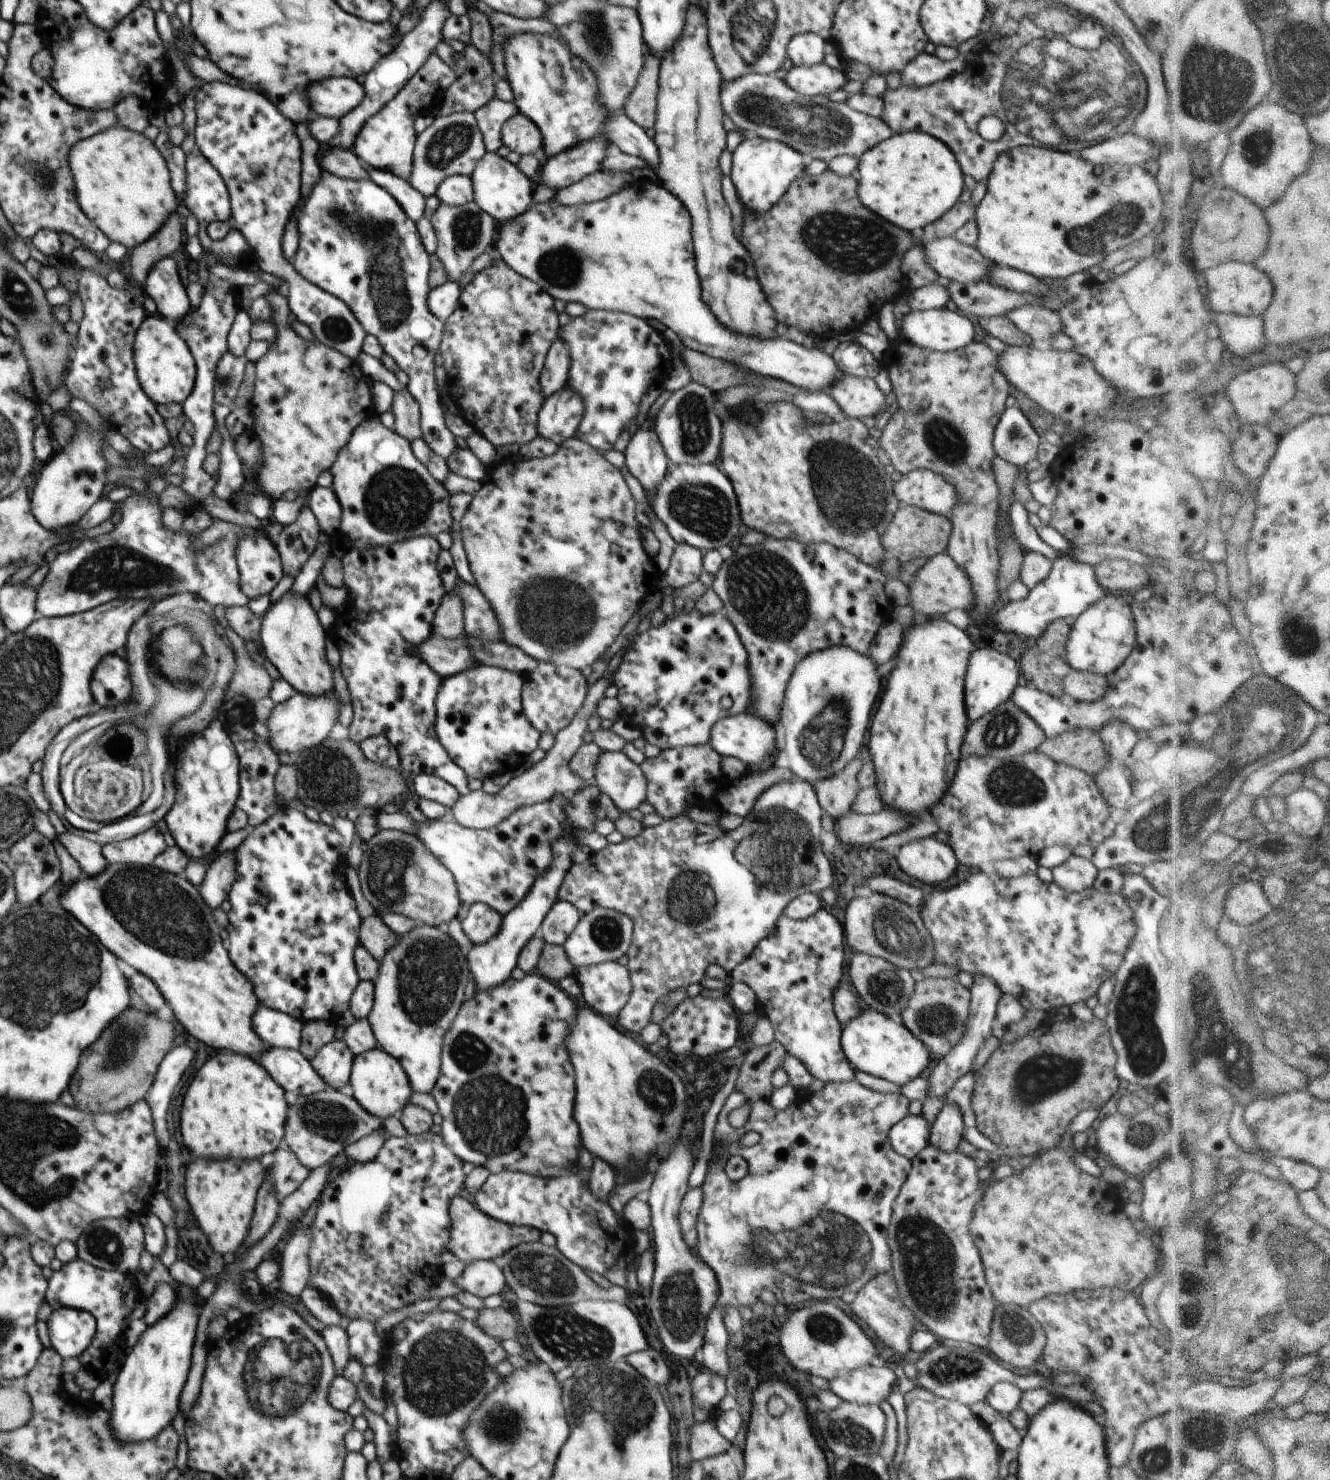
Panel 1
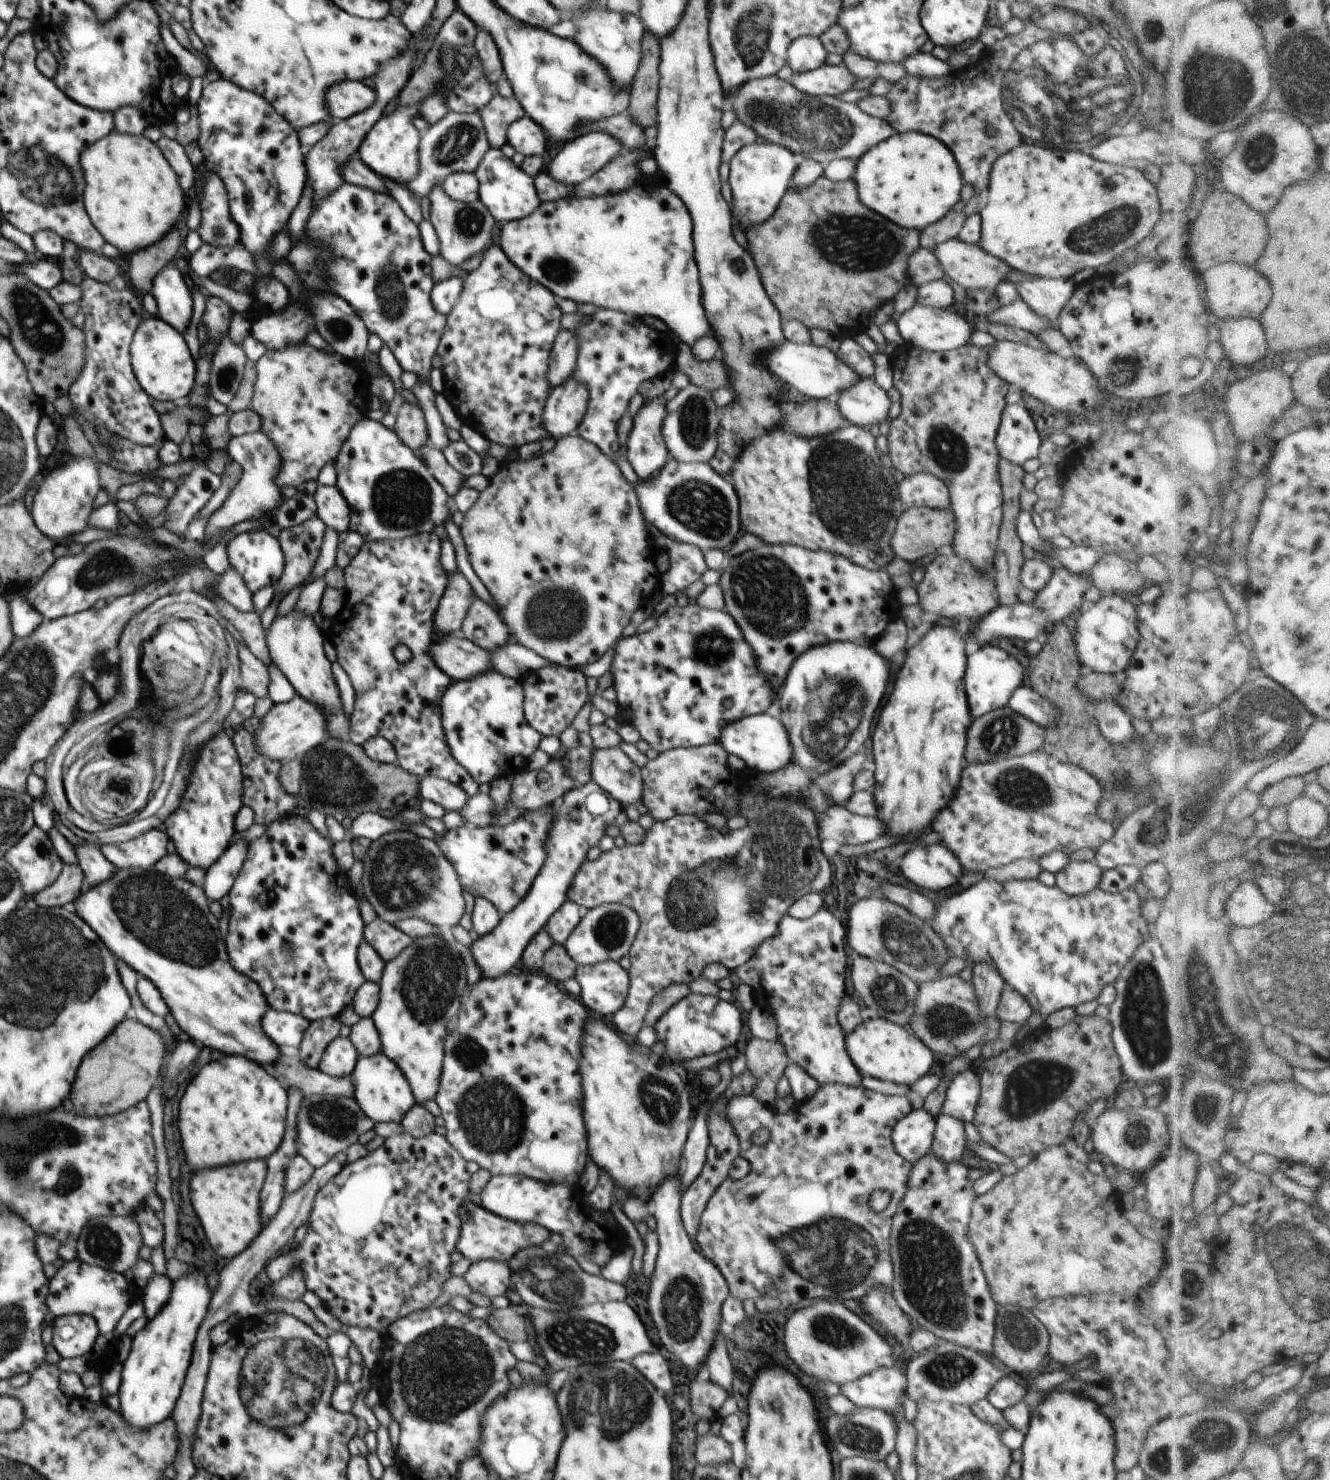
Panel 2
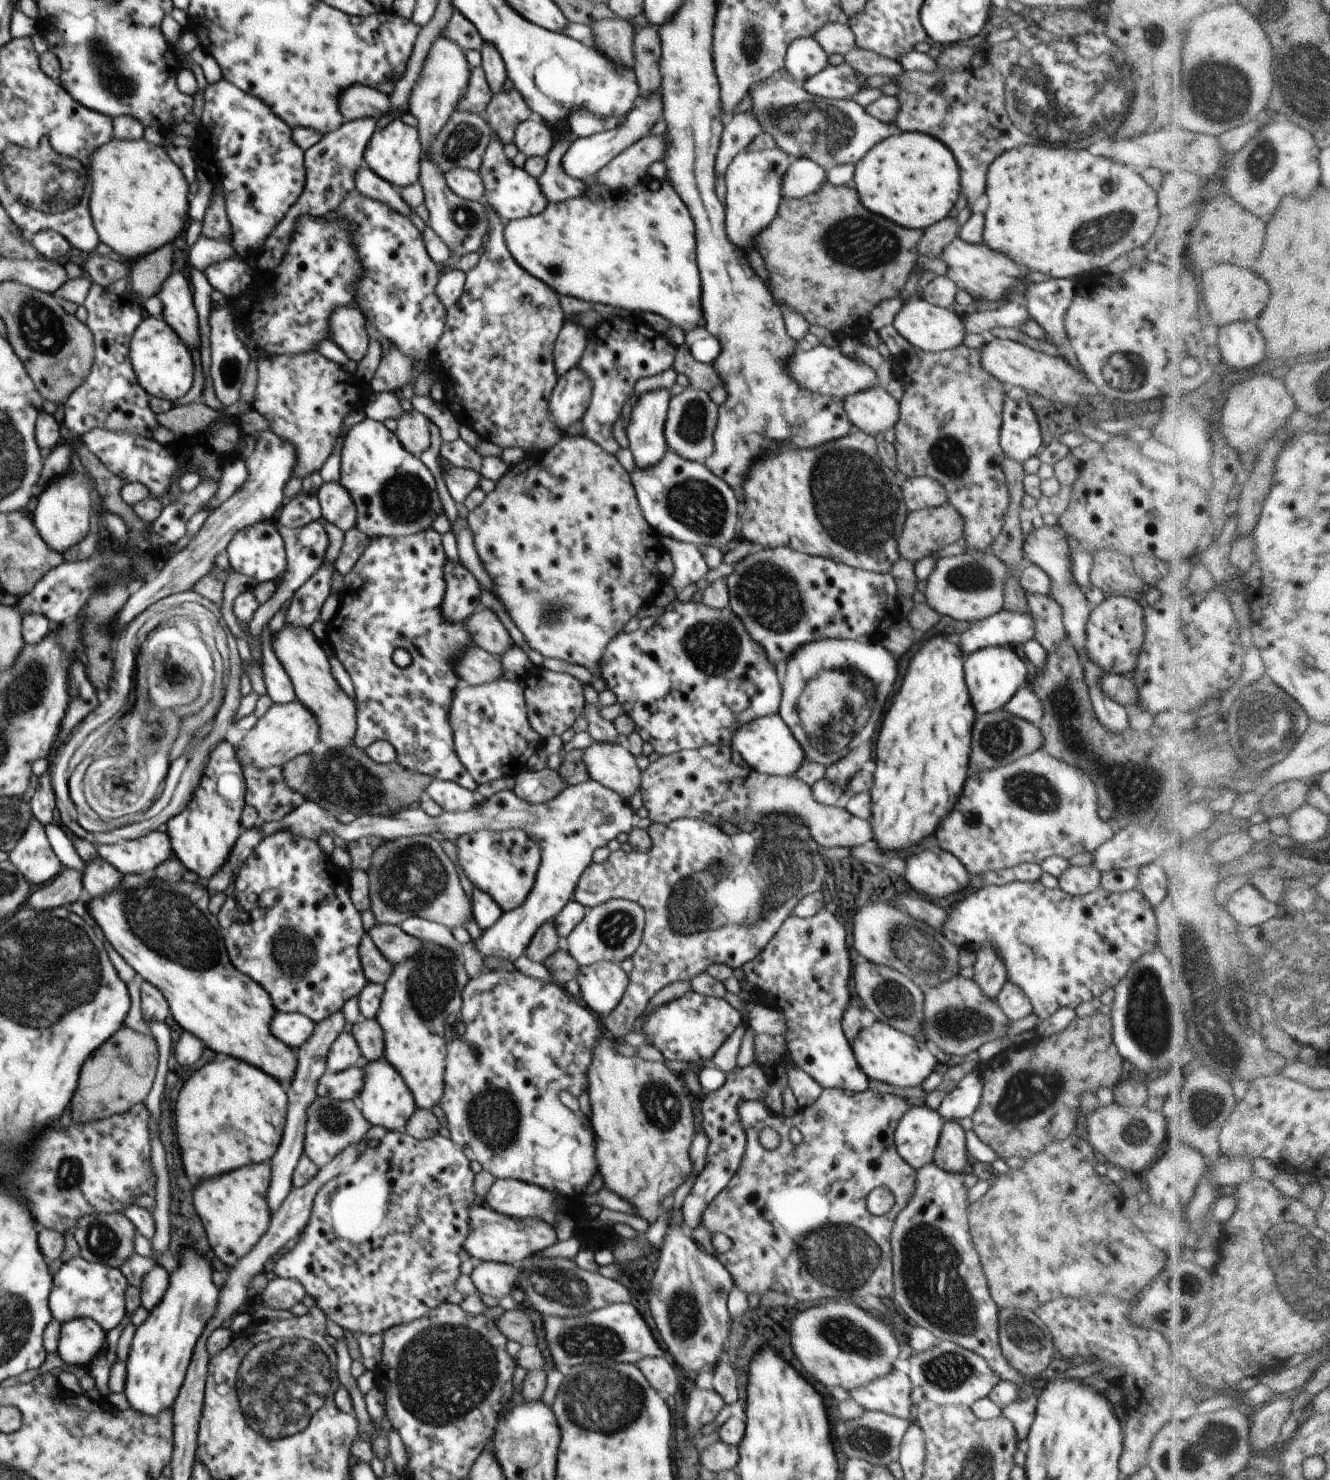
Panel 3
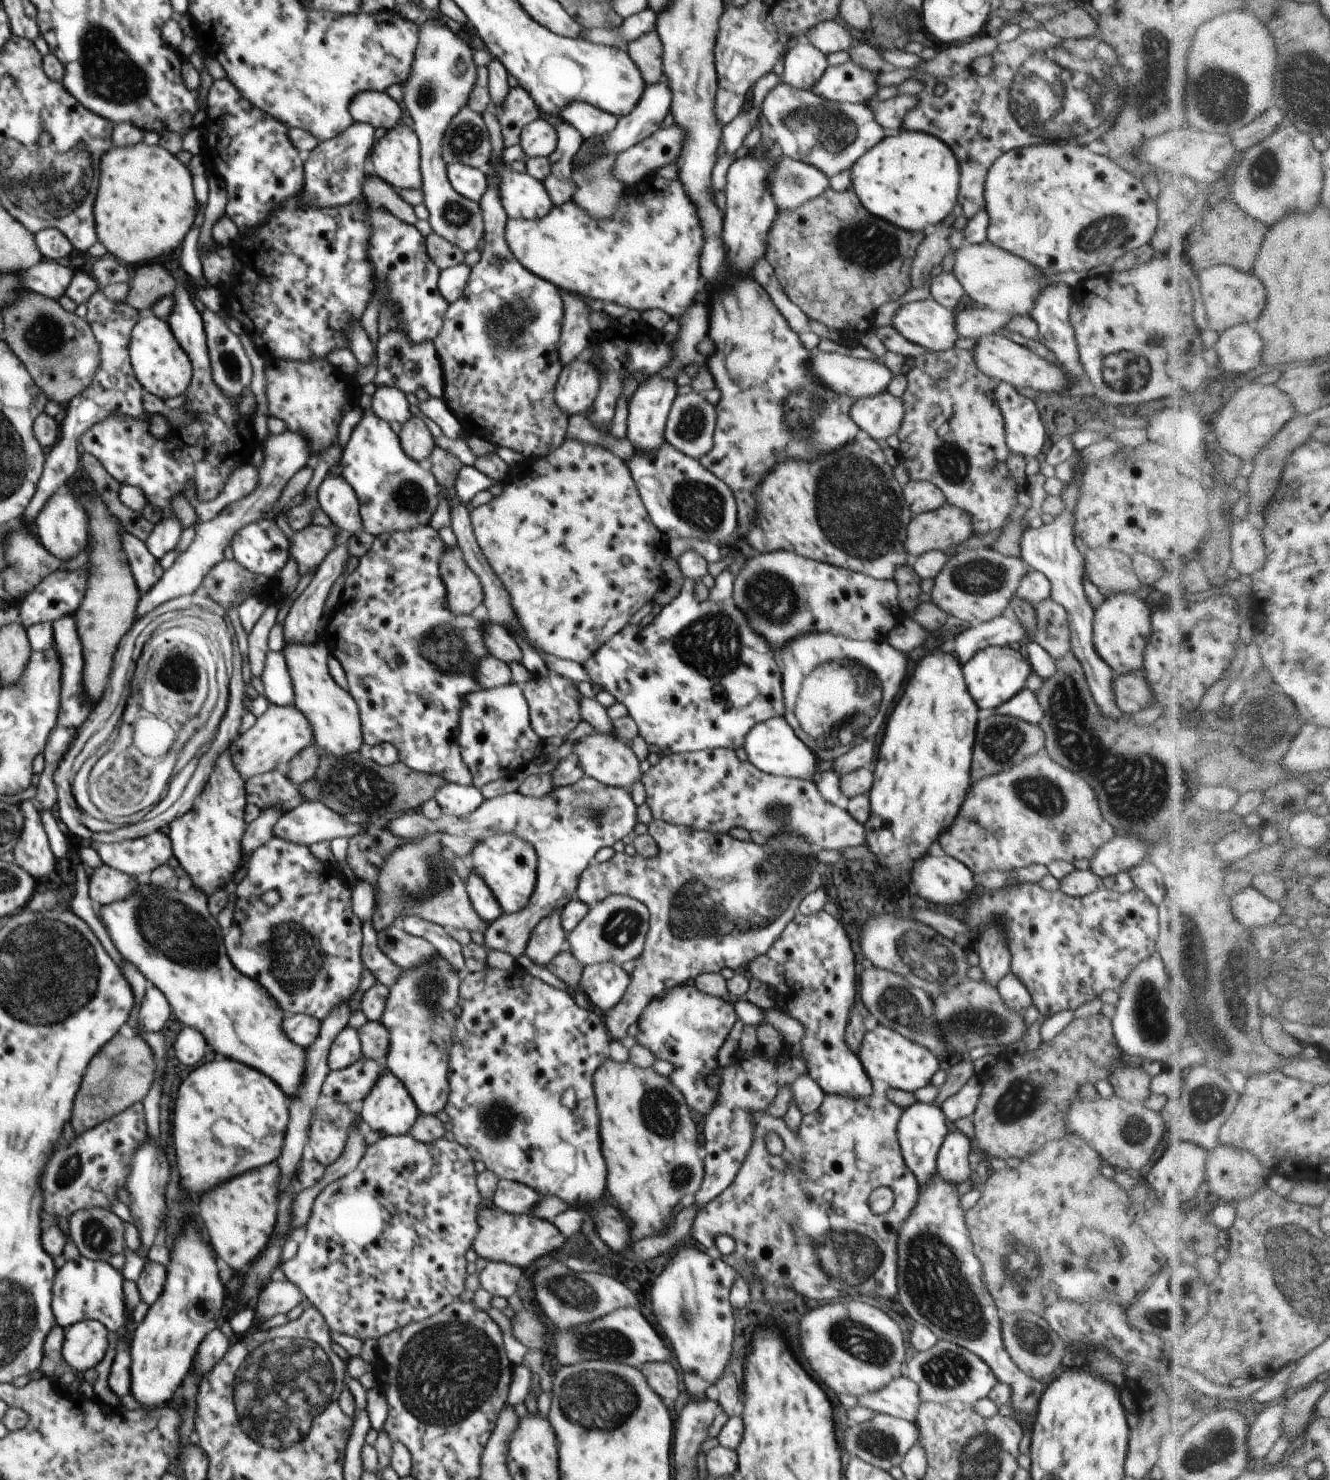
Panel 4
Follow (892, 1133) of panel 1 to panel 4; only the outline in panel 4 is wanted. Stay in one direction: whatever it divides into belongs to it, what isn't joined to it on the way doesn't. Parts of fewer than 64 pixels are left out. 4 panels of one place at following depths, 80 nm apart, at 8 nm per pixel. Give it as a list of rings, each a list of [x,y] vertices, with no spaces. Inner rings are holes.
[[[916,1101],[903,1110],[897,1124],[898,1142],[904,1162],[914,1173],[920,1189],[927,1187],[937,1174],[937,1156],[948,1133],[946,1115],[941,1106]]]

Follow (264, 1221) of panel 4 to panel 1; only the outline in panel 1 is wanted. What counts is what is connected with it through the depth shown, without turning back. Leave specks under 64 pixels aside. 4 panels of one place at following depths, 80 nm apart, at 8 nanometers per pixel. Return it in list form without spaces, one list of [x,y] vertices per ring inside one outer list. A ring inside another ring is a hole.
[[[208,1159],[189,1164],[185,1171],[185,1194],[192,1214],[210,1246],[217,1253],[233,1257],[249,1235],[257,1194],[267,1172],[266,1164],[259,1159]]]

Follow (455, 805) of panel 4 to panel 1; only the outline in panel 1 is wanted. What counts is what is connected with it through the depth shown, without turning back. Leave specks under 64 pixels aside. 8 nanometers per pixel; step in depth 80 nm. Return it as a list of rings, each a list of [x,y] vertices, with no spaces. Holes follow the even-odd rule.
[[[420,773],[412,777],[412,784],[416,798],[429,798],[443,804],[446,808],[452,808],[462,796],[458,789],[436,775]]]

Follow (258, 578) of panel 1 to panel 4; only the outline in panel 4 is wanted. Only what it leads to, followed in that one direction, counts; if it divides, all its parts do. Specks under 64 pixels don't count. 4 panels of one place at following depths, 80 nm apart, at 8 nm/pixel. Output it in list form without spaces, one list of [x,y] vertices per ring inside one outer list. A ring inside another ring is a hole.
[[[264,517],[237,530],[230,544],[234,559],[253,573],[272,578],[286,566],[289,538],[274,520]]]

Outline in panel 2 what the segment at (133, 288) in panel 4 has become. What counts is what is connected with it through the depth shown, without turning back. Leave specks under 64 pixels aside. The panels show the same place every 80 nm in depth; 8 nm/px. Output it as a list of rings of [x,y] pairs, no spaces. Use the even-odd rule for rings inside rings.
[[[175,226],[160,241],[146,247],[137,253],[132,253],[130,258],[130,282],[140,292],[150,293],[153,280],[160,271],[170,264],[182,244],[182,237]]]

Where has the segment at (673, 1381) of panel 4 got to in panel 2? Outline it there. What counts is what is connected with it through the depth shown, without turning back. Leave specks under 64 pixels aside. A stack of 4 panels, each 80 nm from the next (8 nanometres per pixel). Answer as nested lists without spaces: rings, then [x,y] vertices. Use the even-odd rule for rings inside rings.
[[[662,1353],[640,1354],[632,1360],[632,1364],[664,1394],[674,1390],[672,1370]]]

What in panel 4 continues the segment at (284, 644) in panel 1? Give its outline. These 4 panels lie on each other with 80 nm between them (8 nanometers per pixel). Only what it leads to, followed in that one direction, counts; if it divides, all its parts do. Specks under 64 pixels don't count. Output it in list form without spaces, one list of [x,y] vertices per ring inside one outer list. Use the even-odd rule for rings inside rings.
[[[324,640],[311,645],[288,645],[284,653],[292,679],[295,701],[294,706],[308,719],[314,735],[314,742],[321,746],[326,754],[345,757],[358,753],[362,745],[363,734],[359,708],[352,695],[342,689],[328,672],[329,650]]]

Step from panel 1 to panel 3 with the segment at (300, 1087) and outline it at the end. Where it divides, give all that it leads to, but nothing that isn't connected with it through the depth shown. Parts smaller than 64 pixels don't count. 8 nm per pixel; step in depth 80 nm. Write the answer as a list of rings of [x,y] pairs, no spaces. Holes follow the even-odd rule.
[[[368,1061],[343,1070],[341,1073],[326,1071],[319,1080],[316,1092],[318,1097],[330,1097],[337,1101],[352,1101],[363,1089],[363,1068]]]

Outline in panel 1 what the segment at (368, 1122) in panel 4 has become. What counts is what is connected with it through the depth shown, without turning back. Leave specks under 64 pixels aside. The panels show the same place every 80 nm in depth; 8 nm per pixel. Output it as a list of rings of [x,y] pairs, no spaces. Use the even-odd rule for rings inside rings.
[[[380,1047],[354,1057],[349,1083],[353,1090],[352,1097],[356,1102],[366,1112],[384,1120],[390,1116],[398,1117],[403,1108],[410,1104],[409,1100],[413,1093],[407,1074],[398,1059]]]

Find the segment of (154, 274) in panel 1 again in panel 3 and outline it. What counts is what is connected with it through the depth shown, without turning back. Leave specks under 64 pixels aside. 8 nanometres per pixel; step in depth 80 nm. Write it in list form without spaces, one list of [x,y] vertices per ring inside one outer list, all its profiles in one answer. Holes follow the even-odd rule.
[[[173,272],[163,283],[158,296],[163,302],[163,319],[190,350],[200,350],[200,326],[194,299],[186,278]]]

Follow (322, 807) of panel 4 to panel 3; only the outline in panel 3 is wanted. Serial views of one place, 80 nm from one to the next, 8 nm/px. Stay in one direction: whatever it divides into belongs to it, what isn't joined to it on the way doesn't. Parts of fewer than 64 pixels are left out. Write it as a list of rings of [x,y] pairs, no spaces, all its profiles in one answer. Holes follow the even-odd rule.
[[[594,779],[577,785],[568,785],[552,800],[543,803],[531,803],[516,796],[514,791],[501,790],[485,799],[477,809],[466,812],[443,811],[437,817],[431,817],[414,805],[399,810],[388,817],[362,815],[351,823],[338,821],[336,814],[328,813],[317,802],[305,800],[298,808],[277,821],[265,822],[258,827],[264,836],[288,830],[293,835],[317,841],[322,834],[334,838],[340,837],[347,843],[367,836],[379,836],[385,840],[402,837],[430,835],[432,832],[445,832],[449,836],[459,837],[478,831],[502,832],[510,829],[523,829],[541,850],[541,861],[536,880],[527,899],[518,908],[503,911],[502,916],[483,931],[479,939],[474,940],[476,948],[483,956],[498,956],[512,963],[524,954],[534,933],[546,921],[555,916],[573,898],[573,892],[581,874],[593,862],[594,851],[606,847],[618,834],[629,833],[633,828],[634,811],[620,794],[611,791]],[[600,796],[604,806],[599,810],[594,806],[594,798]]]

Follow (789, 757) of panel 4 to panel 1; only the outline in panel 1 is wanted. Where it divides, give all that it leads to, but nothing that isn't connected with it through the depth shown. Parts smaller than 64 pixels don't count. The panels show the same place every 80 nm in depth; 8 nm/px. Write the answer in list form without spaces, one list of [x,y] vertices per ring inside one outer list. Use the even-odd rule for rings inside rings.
[[[750,713],[727,716],[716,722],[712,727],[708,743],[722,756],[734,756],[742,760],[750,770],[771,768],[774,766],[776,754],[782,750],[781,730],[762,717]]]

